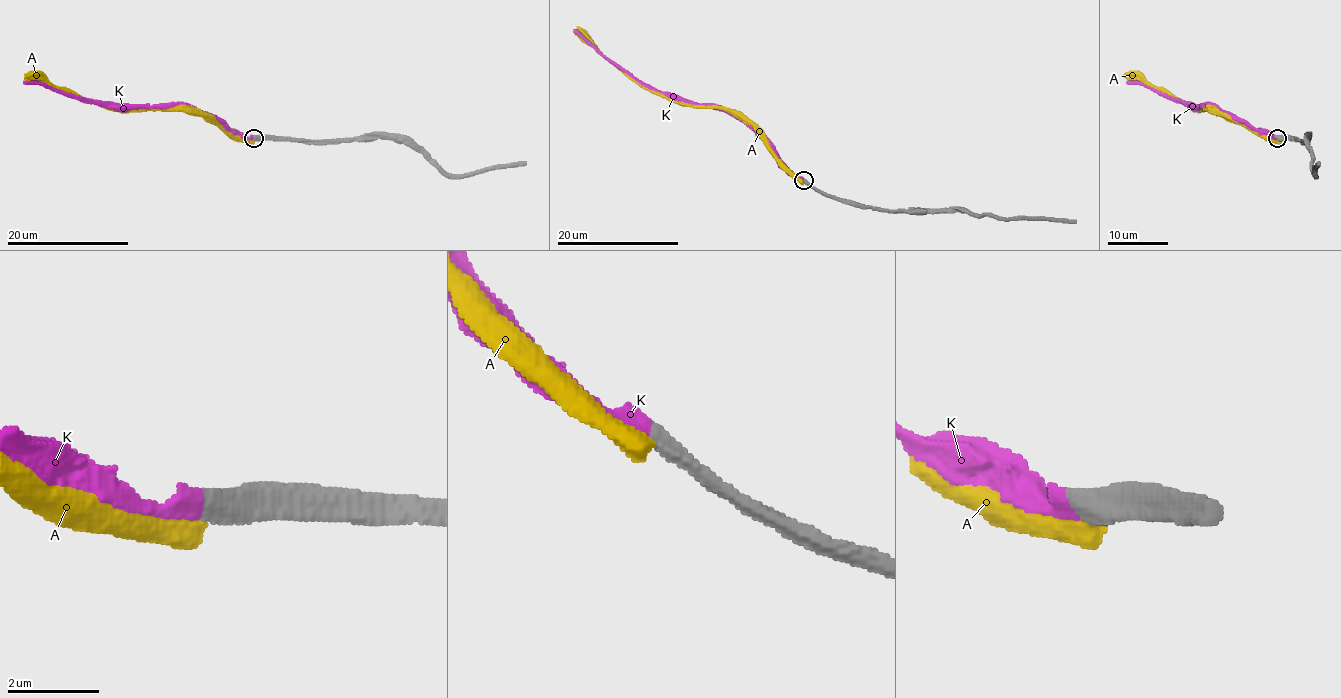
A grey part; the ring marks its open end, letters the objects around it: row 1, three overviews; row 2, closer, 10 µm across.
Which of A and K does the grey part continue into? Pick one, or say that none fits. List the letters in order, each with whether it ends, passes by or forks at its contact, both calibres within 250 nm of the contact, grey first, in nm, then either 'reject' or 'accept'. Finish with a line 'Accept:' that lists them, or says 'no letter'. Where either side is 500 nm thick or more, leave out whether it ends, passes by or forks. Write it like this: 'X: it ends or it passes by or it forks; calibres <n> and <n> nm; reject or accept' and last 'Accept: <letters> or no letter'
A: calibres 480 and 500 nm; reject
K: it ends; calibres 440 and 360 nm; accept
Accept: K

